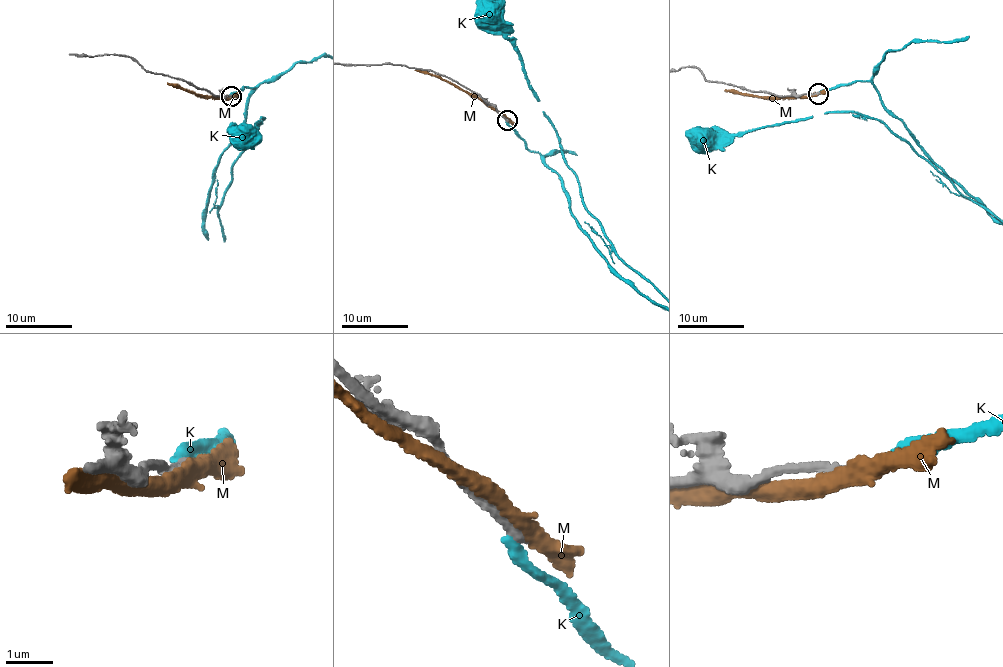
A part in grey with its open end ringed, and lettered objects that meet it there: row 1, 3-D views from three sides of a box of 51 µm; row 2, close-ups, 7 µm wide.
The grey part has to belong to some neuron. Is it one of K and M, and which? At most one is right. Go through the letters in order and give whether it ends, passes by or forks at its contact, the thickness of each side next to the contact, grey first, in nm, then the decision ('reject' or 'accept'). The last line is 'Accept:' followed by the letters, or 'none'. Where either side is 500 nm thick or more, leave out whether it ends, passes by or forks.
K: it ends there; 240 nm thick on the grey side, 280 nm on the other; reject
M: it passes by; 260 nm thick on the grey side, 360 nm on the other; reject
Accept: none

